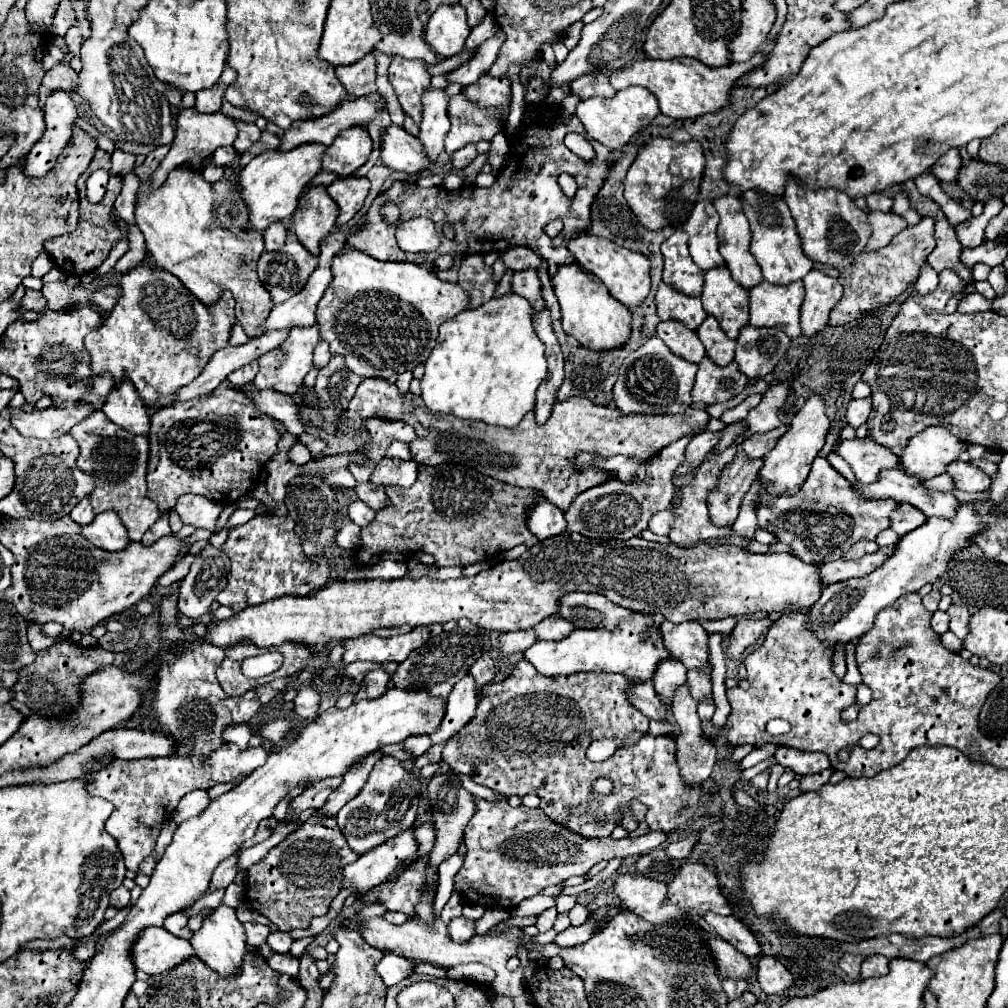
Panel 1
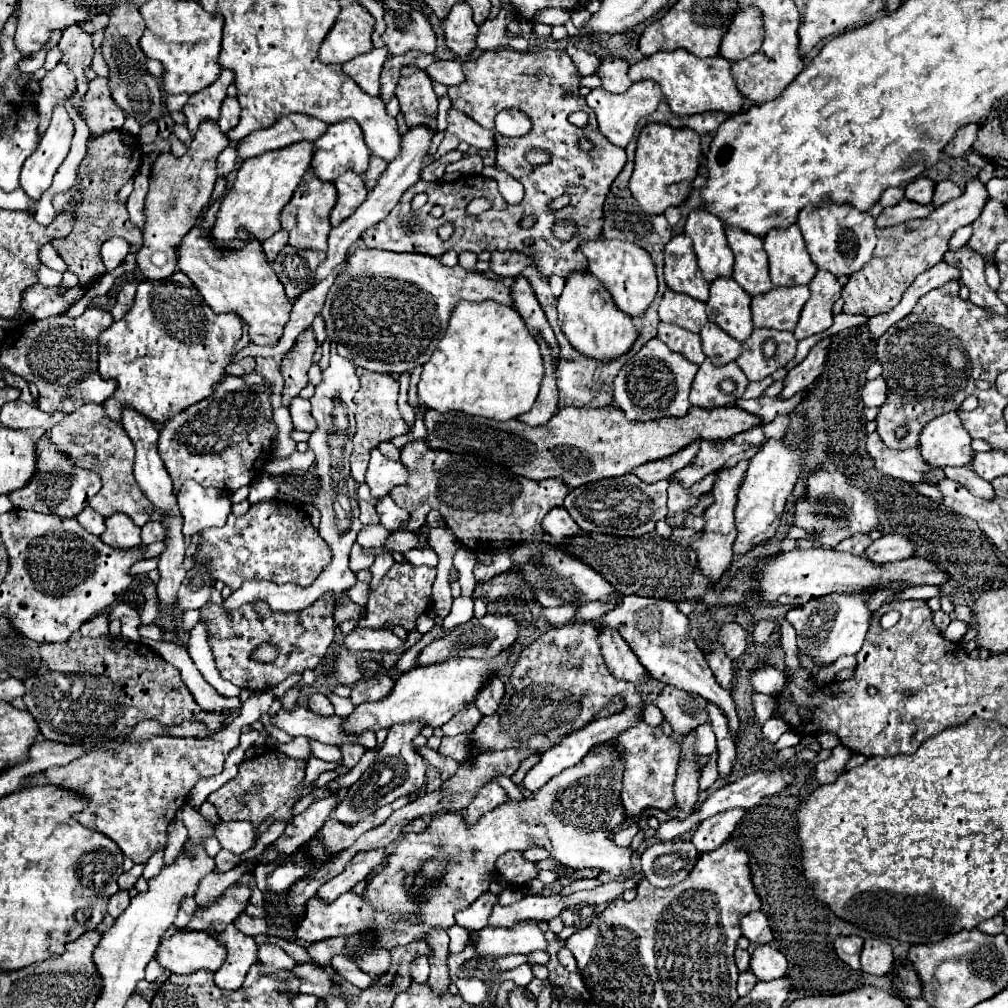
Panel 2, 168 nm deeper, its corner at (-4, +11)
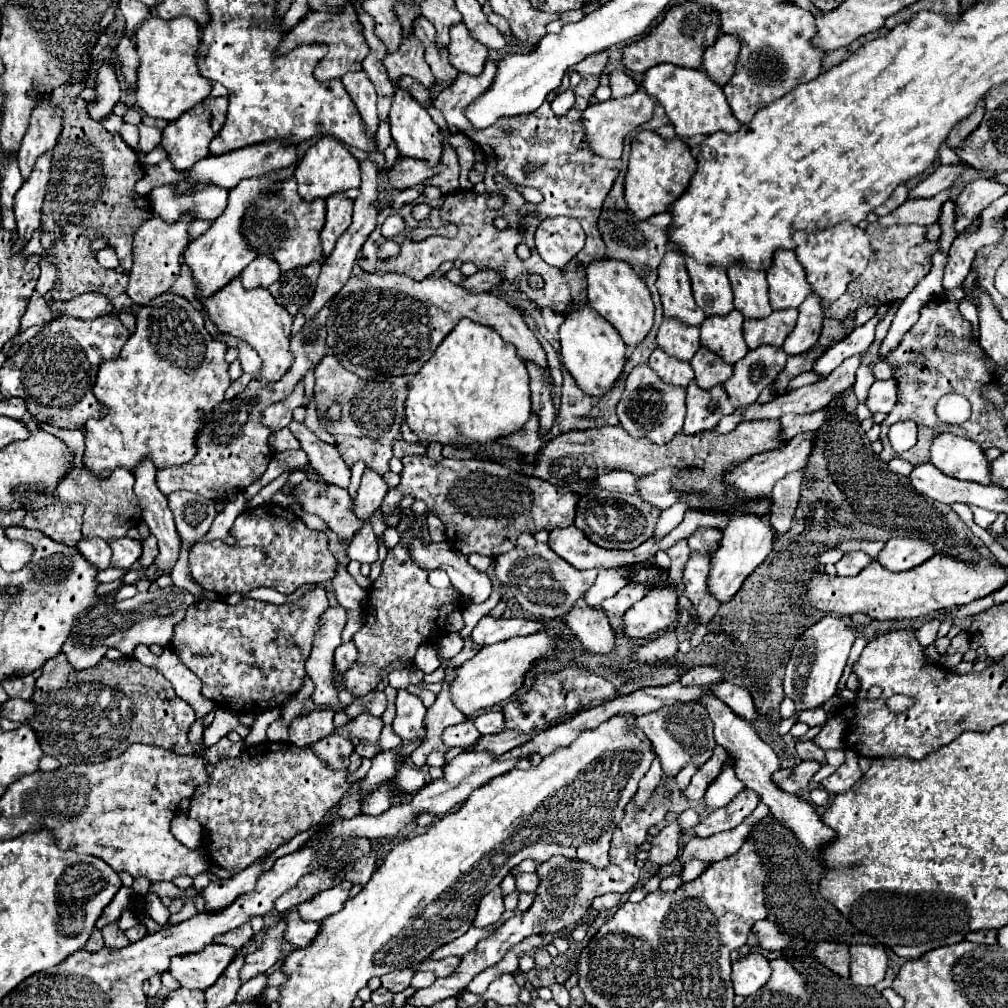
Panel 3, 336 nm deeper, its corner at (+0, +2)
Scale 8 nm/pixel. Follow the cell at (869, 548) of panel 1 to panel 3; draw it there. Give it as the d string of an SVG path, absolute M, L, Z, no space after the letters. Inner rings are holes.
M848 552L836 562L838 576L854 576L862 568L866 568L872 562L872 558L866 552Z

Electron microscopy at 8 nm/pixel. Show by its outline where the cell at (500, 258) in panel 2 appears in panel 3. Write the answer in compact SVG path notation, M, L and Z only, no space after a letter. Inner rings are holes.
M478 270L474 276L466 278L462 282L462 286L472 292L486 292L486 290L498 286L500 282L502 282L502 278L500 278L500 274L496 274L496 270Z

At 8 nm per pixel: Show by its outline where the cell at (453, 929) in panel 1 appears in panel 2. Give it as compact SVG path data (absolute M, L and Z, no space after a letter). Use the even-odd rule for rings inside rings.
M486 891L478 901L472 903L472 907L460 911L456 915L458 925L462 925L468 931L480 931L488 925L488 917L492 913L492 907L498 903L498 895Z

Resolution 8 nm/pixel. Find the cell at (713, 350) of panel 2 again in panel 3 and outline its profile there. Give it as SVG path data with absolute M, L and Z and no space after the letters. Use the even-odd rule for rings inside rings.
M700 346L700 350L690 362L696 372L694 380L704 390L722 384L732 376L732 364L724 362L718 354L712 354L712 350L708 350L706 346Z

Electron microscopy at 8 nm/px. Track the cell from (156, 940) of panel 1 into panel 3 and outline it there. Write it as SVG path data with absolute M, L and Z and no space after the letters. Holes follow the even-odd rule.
M210 944L196 954L172 958L168 972L180 982L182 988L206 990L218 980L234 956L236 950L232 946Z

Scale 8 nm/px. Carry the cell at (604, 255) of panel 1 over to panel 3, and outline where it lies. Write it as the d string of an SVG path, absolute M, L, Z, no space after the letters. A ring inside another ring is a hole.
M602 258L600 262L588 264L586 282L588 282L588 304L620 332L622 340L628 346L636 346L638 342L642 342L654 324L654 304L644 278L638 276L632 270L632 266L628 266L628 262Z

